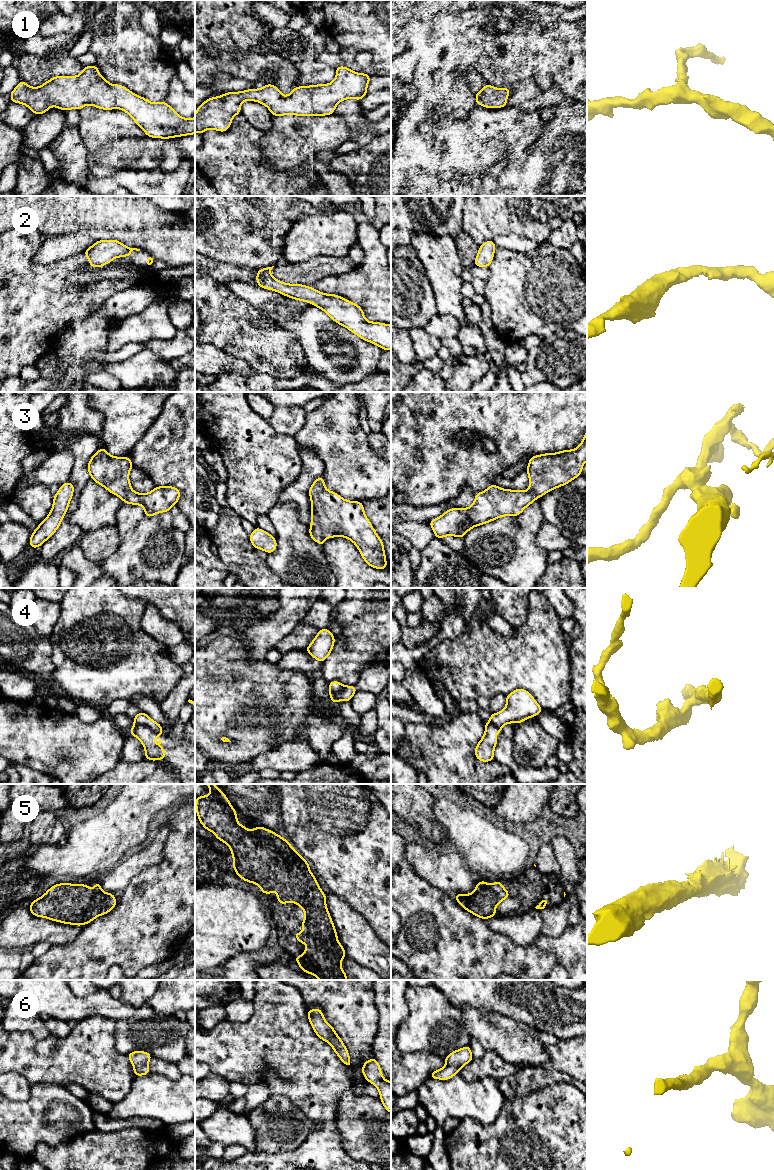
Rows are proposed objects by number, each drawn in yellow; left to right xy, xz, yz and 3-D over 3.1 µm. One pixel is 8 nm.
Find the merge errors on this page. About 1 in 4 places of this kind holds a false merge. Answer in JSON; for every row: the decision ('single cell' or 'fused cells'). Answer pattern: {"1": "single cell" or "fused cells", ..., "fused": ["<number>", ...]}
{"1": "single cell", "2": "single cell", "3": "single cell", "4": "fused cells", "5": "single cell", "6": "single cell", "fused": ["4"]}

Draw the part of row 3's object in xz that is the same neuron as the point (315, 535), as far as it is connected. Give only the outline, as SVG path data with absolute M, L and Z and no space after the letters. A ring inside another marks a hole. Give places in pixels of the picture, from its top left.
M322 476L310 486L309 496L312 516L309 535L316 543L323 546L327 538L344 537L356 545L362 558L370 567L378 570L388 568L384 544L365 515L361 501L348 501L336 492L327 490Z

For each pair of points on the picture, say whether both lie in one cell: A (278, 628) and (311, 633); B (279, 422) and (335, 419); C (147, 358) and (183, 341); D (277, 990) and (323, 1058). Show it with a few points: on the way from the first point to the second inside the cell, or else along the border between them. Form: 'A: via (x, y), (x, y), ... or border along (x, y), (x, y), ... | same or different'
A: border along (301, 621), (277, 646) | different
B: border along (306, 413), (304, 425), (293, 436) | different
C: border along (145, 348), (153, 351), (166, 361) | different
D: via (279, 1007), (280, 1015), (306, 1041) | same

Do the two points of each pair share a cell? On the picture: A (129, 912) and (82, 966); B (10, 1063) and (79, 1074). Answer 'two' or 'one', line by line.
A: one
B: one

